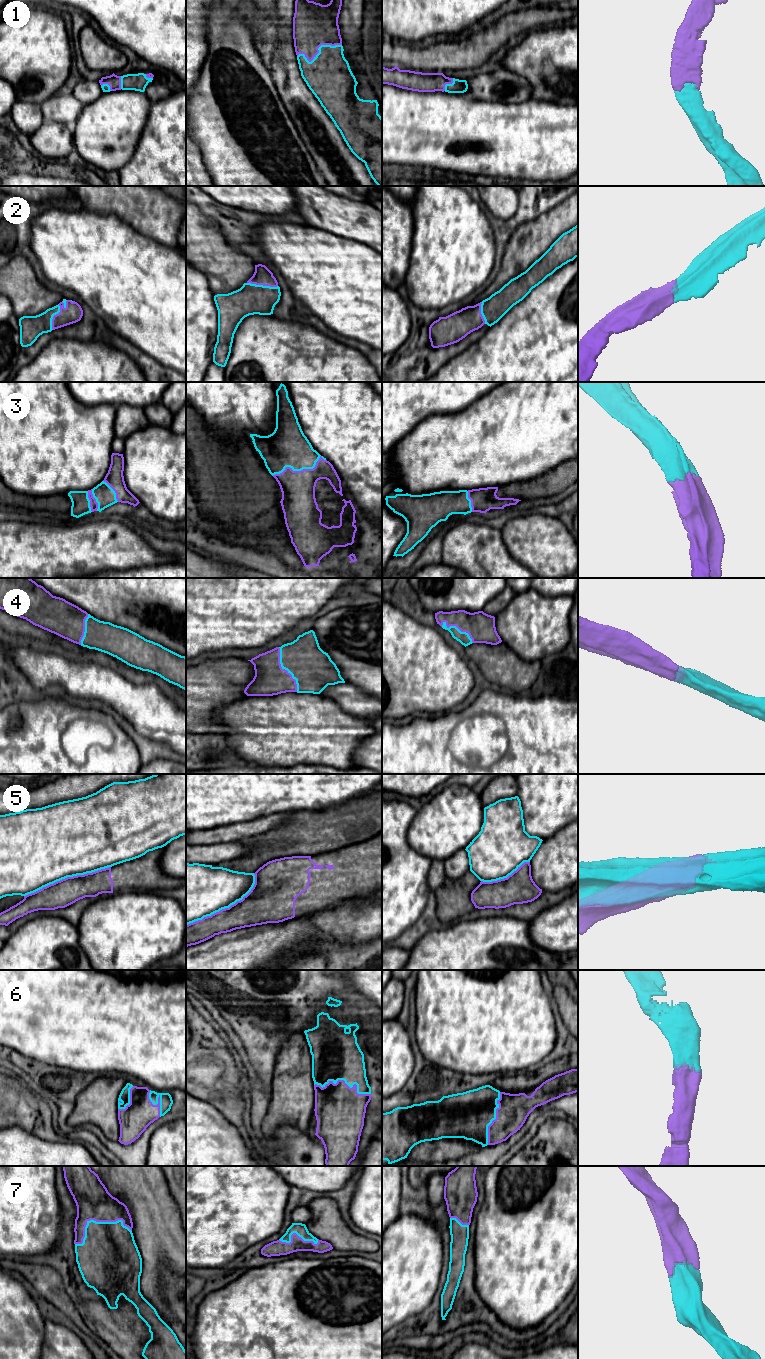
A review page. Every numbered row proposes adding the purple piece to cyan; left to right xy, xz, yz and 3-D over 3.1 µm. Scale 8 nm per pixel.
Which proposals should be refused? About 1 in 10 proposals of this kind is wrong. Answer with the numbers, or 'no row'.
5

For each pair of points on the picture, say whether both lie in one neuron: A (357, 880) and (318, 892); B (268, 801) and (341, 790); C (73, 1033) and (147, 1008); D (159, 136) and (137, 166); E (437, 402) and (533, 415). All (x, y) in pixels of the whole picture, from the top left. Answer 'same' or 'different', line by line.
A: same
B: same
C: same
D: same
E: different

